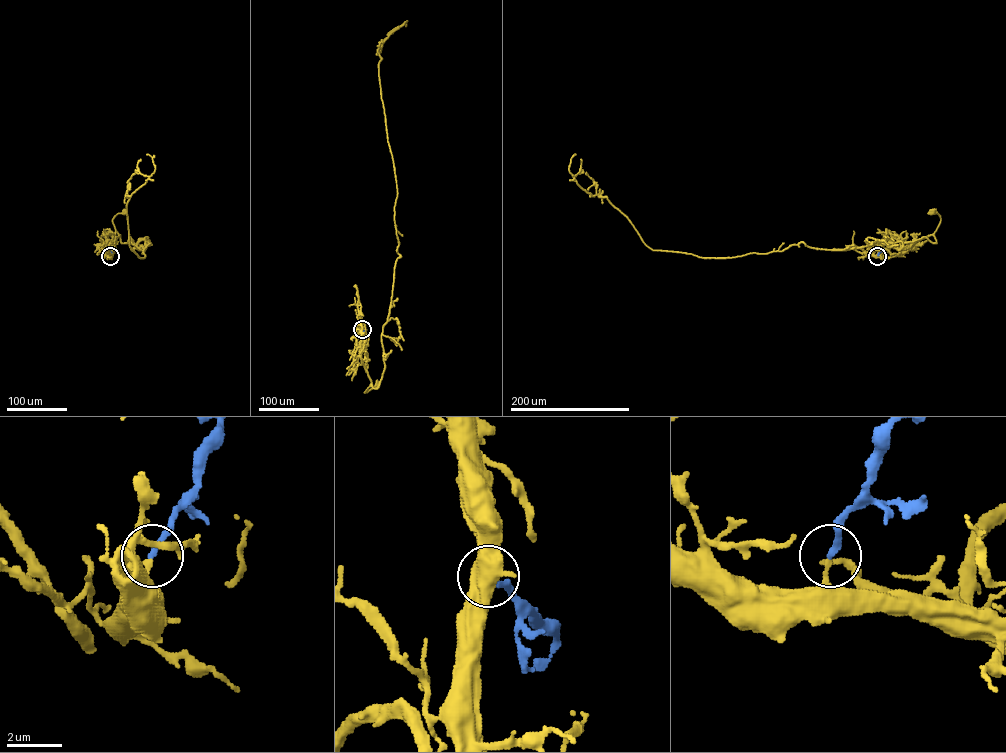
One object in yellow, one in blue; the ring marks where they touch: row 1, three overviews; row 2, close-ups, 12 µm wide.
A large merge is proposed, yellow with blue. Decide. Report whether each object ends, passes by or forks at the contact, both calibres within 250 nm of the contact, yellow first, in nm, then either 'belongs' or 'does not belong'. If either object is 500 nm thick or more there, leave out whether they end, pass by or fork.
yellow ends there; blue ends there; 180 nm thick on the yellow side, 220 nm on the other; belongs

